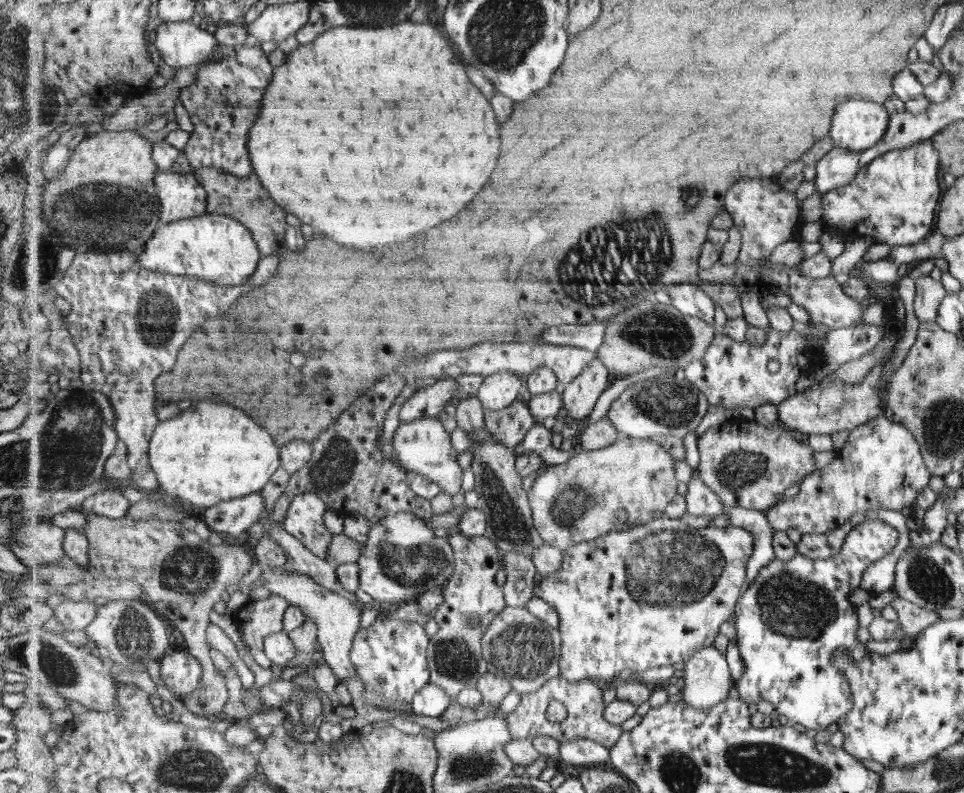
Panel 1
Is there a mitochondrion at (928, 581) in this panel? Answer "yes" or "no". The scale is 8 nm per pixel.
yes

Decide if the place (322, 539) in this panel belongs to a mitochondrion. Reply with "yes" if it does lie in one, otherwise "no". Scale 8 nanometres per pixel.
no

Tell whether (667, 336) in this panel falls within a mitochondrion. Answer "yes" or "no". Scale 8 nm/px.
yes

